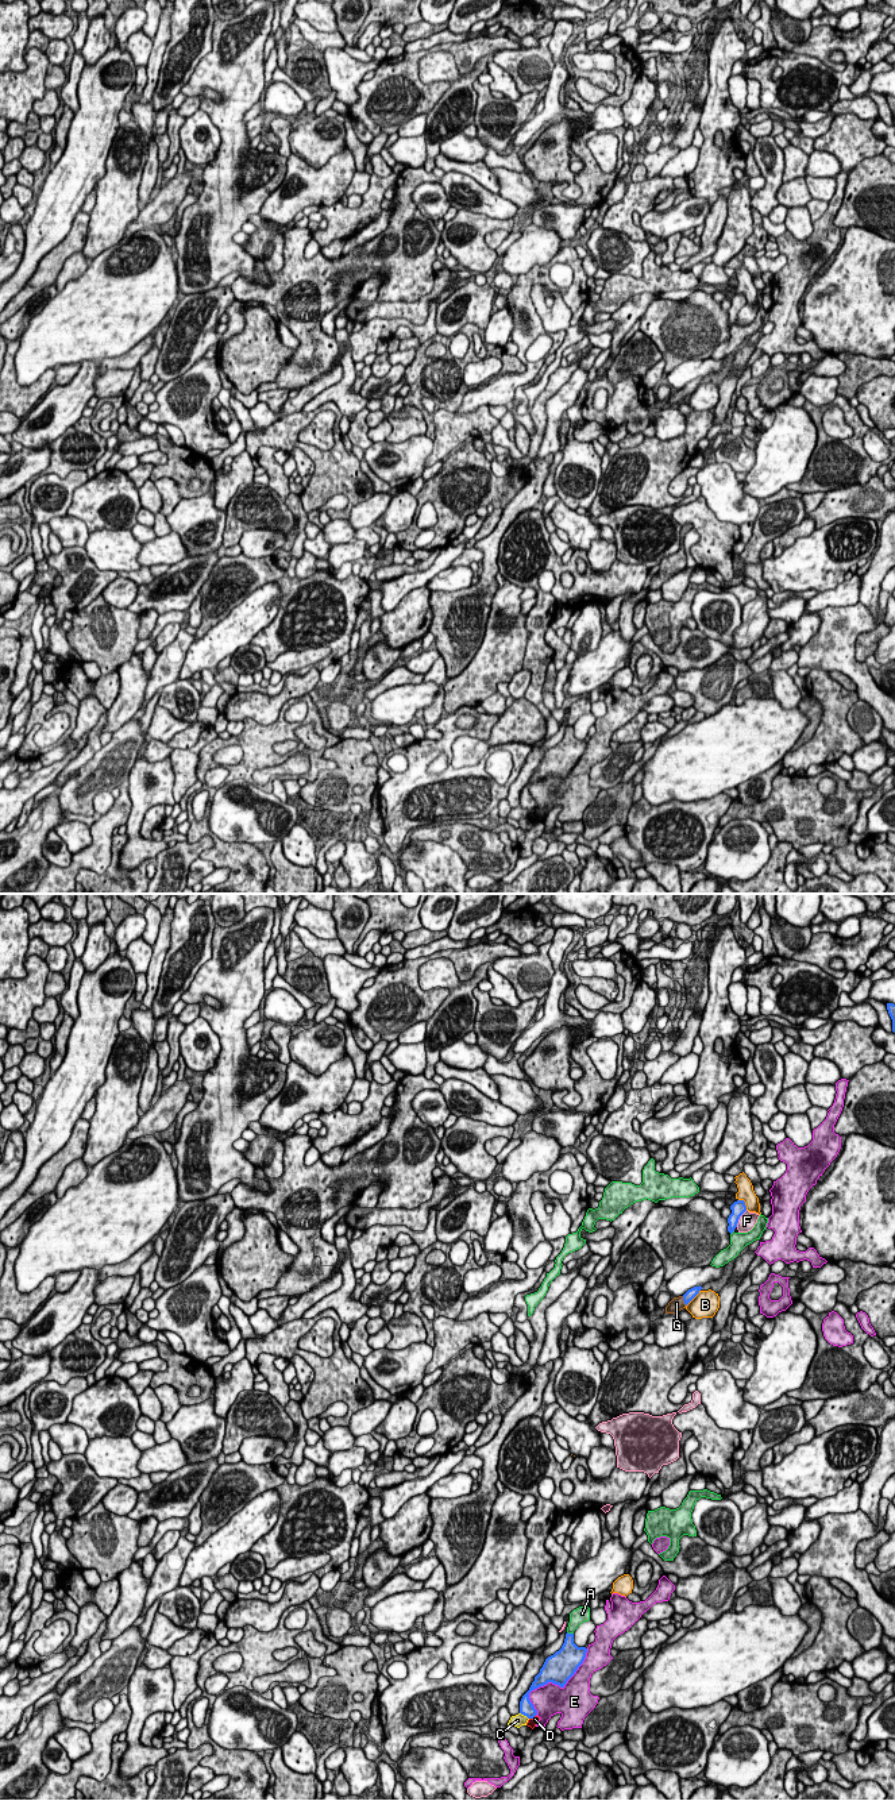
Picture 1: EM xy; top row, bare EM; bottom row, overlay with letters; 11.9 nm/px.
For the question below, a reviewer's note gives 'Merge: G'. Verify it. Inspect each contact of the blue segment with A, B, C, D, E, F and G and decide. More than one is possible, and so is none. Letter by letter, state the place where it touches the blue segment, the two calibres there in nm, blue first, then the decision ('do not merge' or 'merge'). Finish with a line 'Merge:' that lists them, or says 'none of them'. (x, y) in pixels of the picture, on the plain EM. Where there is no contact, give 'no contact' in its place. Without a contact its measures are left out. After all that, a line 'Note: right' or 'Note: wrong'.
A: xy (570, 727) | 280/190 nm | do not merge
B: xy (694, 389) | 120/320 nm | do not merge
C: xy (524, 808) | 170/140 nm | do not merge
D: xy (532, 810) | 170/100 nm | do not merge
E: xy (554, 775) | 360/380 nm | do not merge
F: xy (739, 311) | 170/200 nm | do not merge
G: xy (683, 393) | 120/160 nm | merge
Merge: G
Note: right

